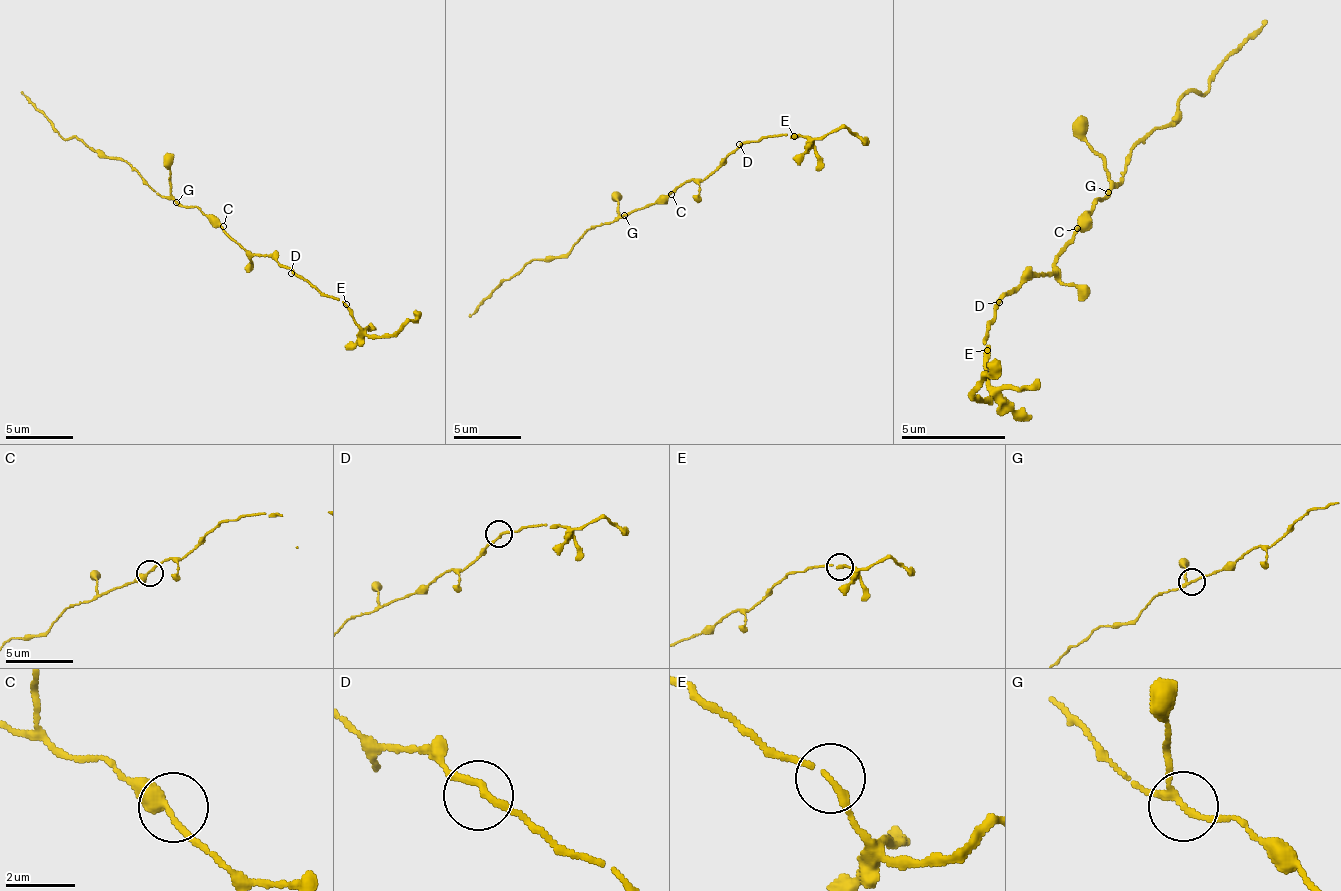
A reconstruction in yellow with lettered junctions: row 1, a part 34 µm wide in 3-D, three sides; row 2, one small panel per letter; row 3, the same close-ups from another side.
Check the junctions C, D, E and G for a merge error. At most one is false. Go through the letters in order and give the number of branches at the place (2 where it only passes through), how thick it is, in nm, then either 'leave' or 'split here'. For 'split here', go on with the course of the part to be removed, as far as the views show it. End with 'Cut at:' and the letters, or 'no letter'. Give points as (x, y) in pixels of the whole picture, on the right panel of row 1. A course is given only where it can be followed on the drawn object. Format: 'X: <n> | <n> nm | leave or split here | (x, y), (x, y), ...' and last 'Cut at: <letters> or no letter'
C: 2 | 320 nm | leave
D: 2 | 190 nm | leave
E: 2 | 200 nm | split here | (988, 349), (988, 396), (983, 401), (972, 396), (993, 364)
G: 3 | 160 nm | leave
Cut at: E

